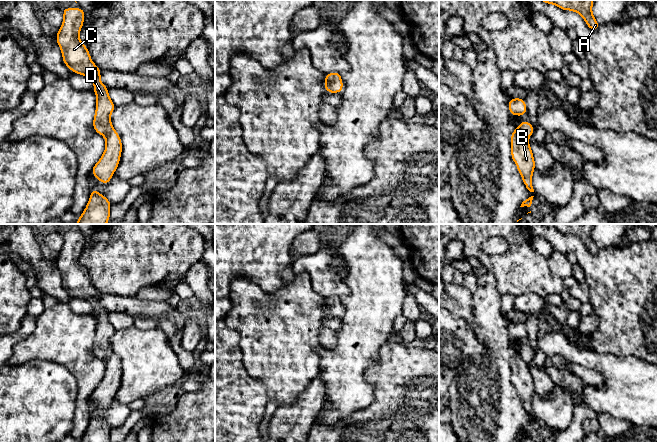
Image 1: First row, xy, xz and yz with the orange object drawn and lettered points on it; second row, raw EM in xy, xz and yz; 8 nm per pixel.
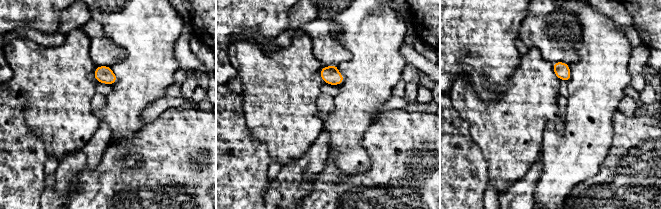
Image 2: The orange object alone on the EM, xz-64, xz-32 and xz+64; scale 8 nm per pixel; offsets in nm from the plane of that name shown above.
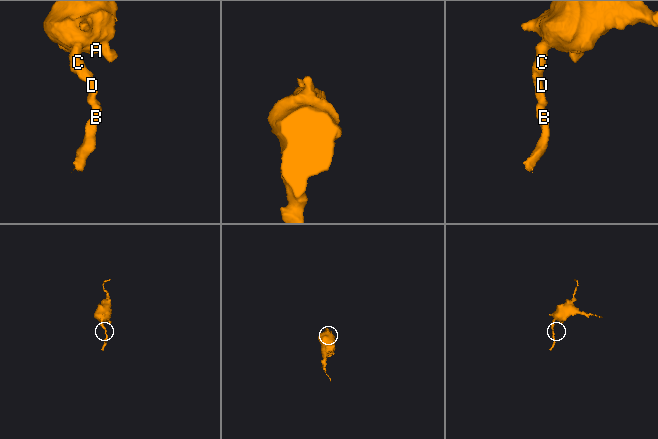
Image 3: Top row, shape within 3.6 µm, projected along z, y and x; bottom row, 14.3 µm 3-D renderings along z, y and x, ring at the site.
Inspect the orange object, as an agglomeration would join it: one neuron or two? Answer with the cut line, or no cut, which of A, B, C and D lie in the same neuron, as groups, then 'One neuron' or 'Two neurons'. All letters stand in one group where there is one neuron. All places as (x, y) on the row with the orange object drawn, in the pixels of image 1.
No split. Groups: A B C D. One neuron

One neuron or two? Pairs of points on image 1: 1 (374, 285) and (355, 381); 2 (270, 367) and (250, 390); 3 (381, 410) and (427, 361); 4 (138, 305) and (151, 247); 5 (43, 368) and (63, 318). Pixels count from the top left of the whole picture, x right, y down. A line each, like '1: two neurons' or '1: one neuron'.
1: one neuron
2: two neurons
3: one neuron
4: two neurons
5: two neurons

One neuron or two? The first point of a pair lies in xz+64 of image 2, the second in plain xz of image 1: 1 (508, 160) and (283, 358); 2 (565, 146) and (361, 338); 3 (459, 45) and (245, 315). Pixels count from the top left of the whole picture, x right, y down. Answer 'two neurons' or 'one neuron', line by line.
1: one neuron
2: one neuron
3: two neurons

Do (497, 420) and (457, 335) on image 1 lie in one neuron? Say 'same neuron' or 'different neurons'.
different neurons

